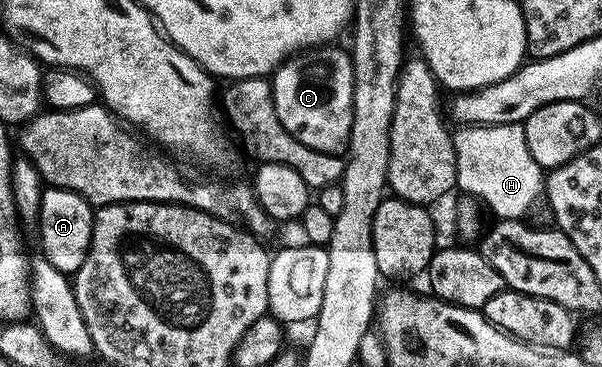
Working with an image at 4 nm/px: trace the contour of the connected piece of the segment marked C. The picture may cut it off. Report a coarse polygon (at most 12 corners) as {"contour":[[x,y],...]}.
{"contour":[[339,44],[286,58],[269,78],[301,144],[351,142],[355,65]]}

